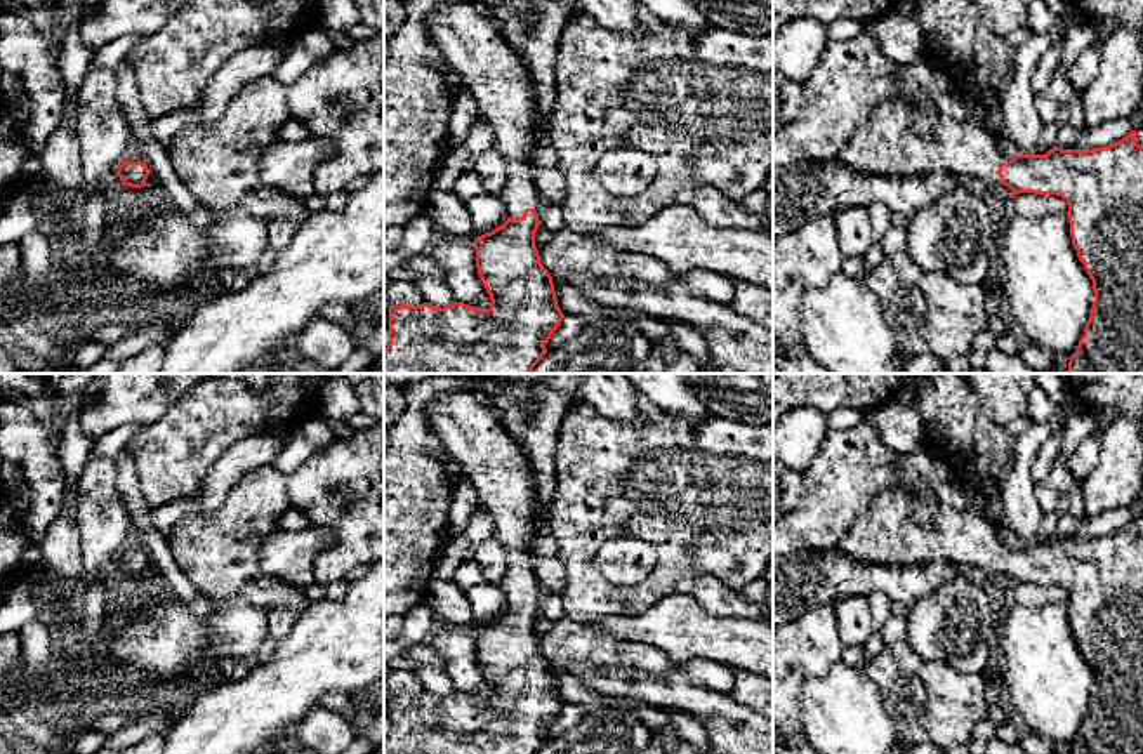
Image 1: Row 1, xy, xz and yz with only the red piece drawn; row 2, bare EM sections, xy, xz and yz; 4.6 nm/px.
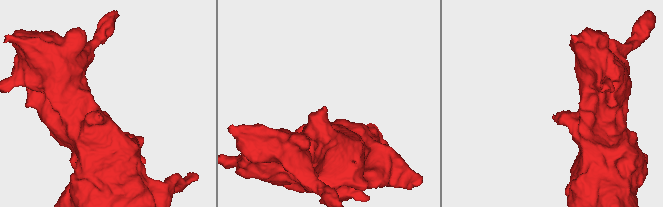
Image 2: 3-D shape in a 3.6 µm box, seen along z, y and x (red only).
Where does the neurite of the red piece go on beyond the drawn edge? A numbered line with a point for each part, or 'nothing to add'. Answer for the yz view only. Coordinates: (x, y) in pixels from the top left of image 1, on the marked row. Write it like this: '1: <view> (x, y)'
1: yz (898, 138)

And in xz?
1: xz (497, 77)

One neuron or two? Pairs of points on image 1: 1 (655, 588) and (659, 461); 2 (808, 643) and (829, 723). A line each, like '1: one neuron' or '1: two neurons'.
1: one neuron
2: two neurons

